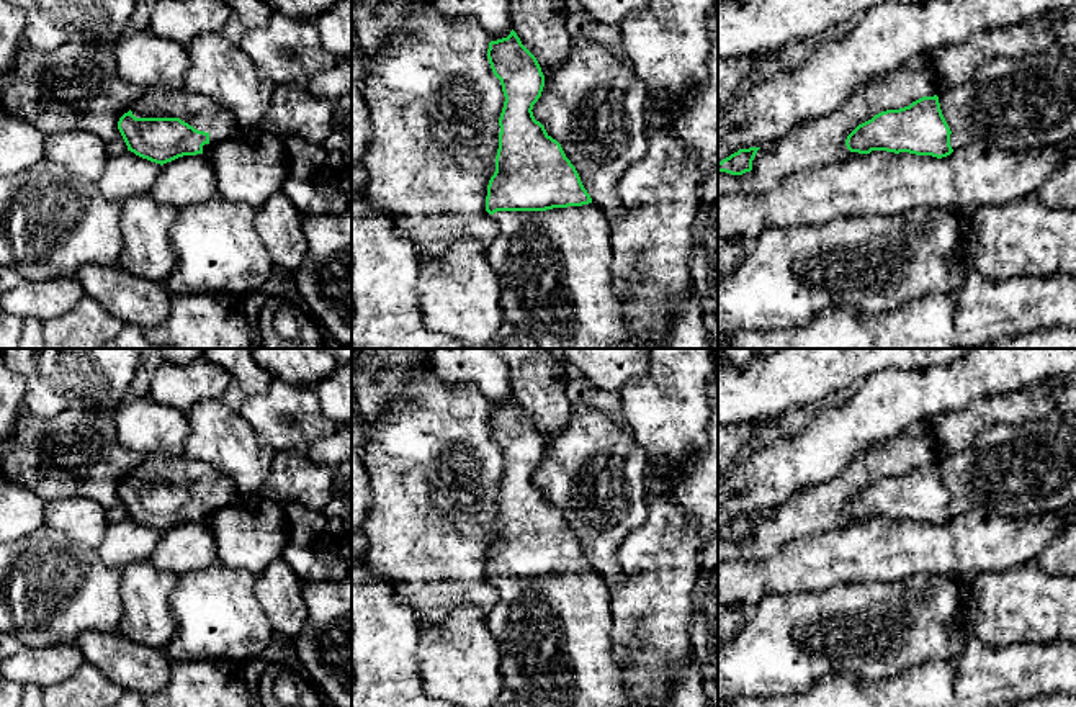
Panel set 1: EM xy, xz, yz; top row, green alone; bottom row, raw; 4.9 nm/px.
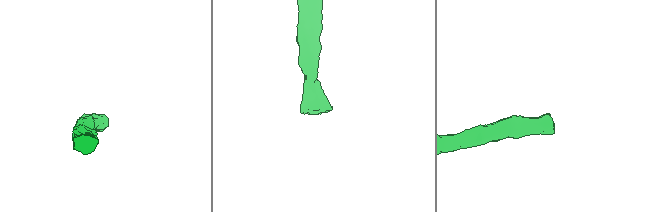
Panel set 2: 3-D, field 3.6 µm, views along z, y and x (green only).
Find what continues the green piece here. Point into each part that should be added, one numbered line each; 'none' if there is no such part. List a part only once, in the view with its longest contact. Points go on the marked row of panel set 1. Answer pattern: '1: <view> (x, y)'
1: xy (201, 112)

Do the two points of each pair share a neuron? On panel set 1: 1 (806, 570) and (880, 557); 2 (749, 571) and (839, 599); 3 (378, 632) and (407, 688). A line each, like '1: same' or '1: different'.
1: same
2: different
3: same

